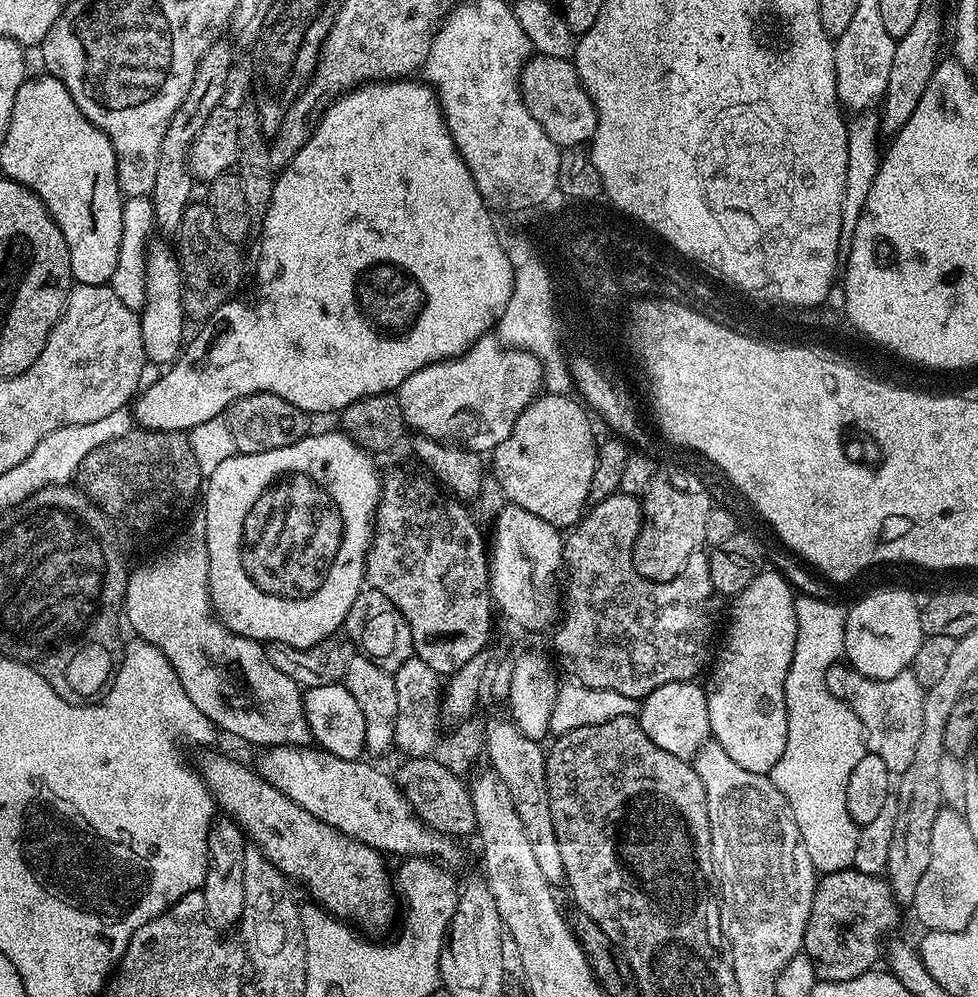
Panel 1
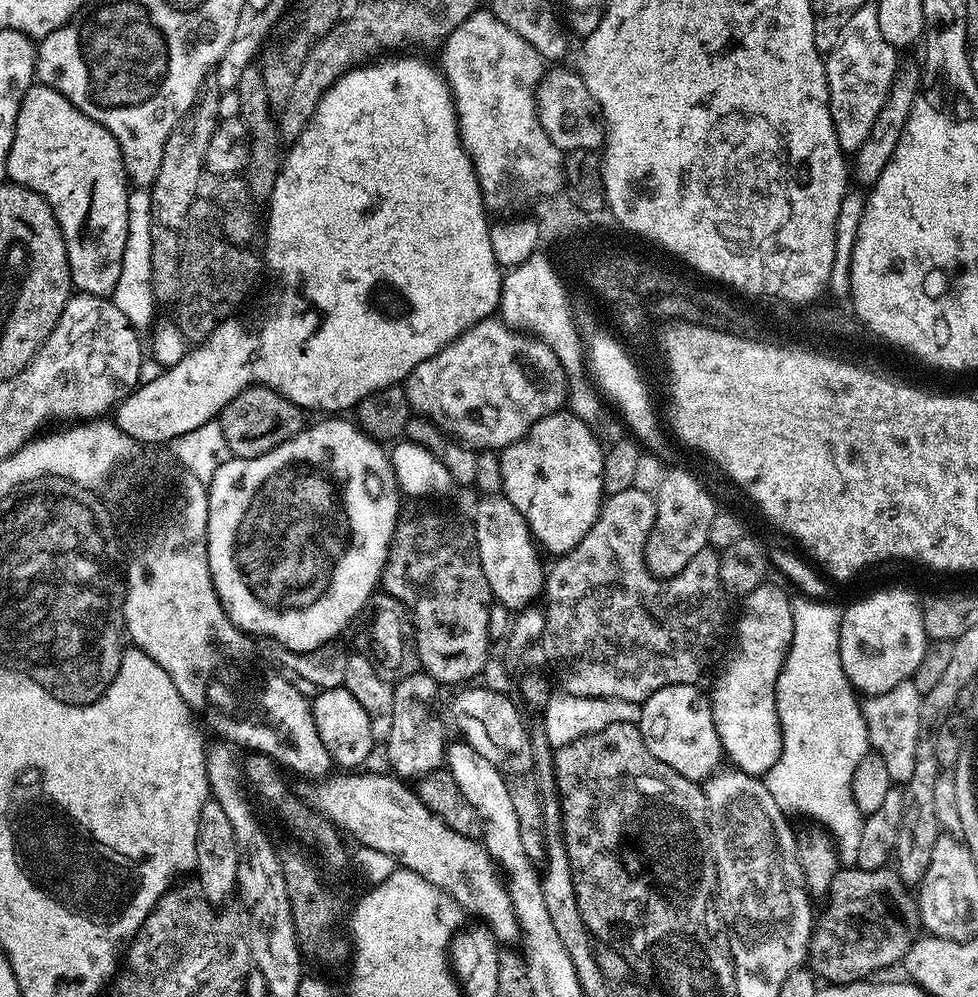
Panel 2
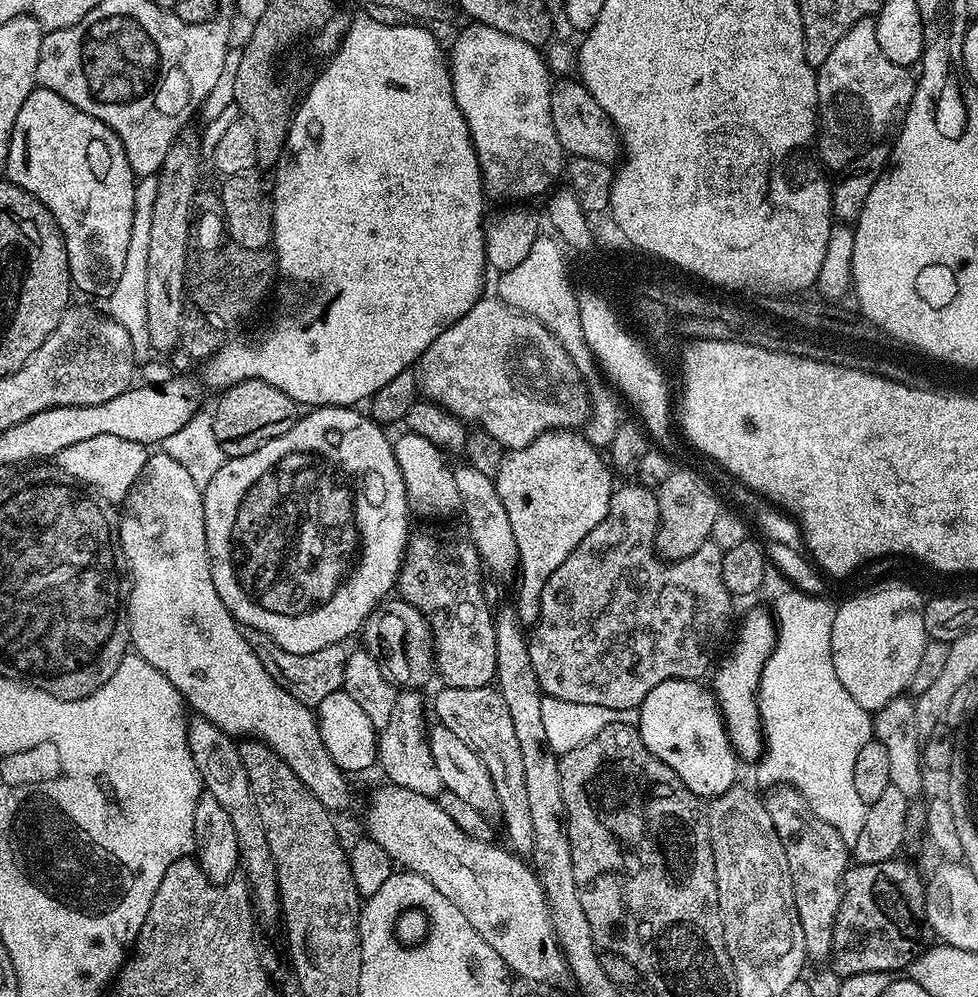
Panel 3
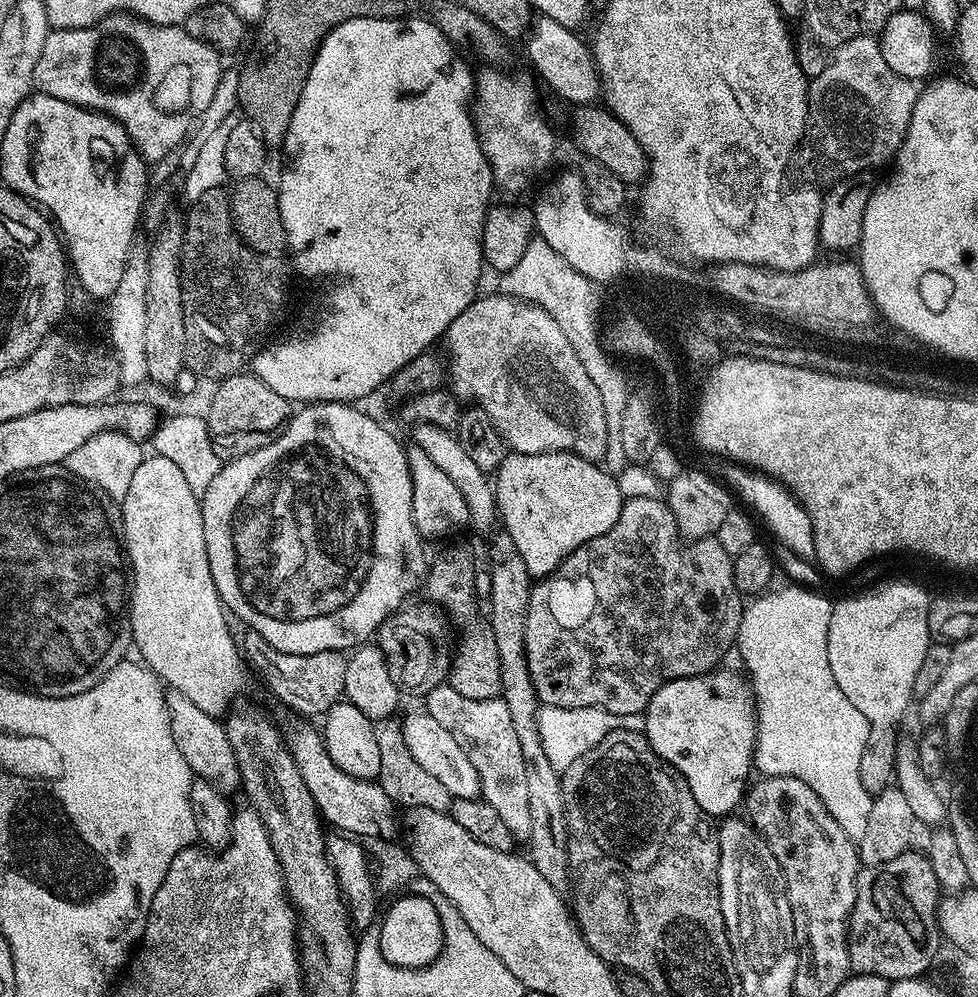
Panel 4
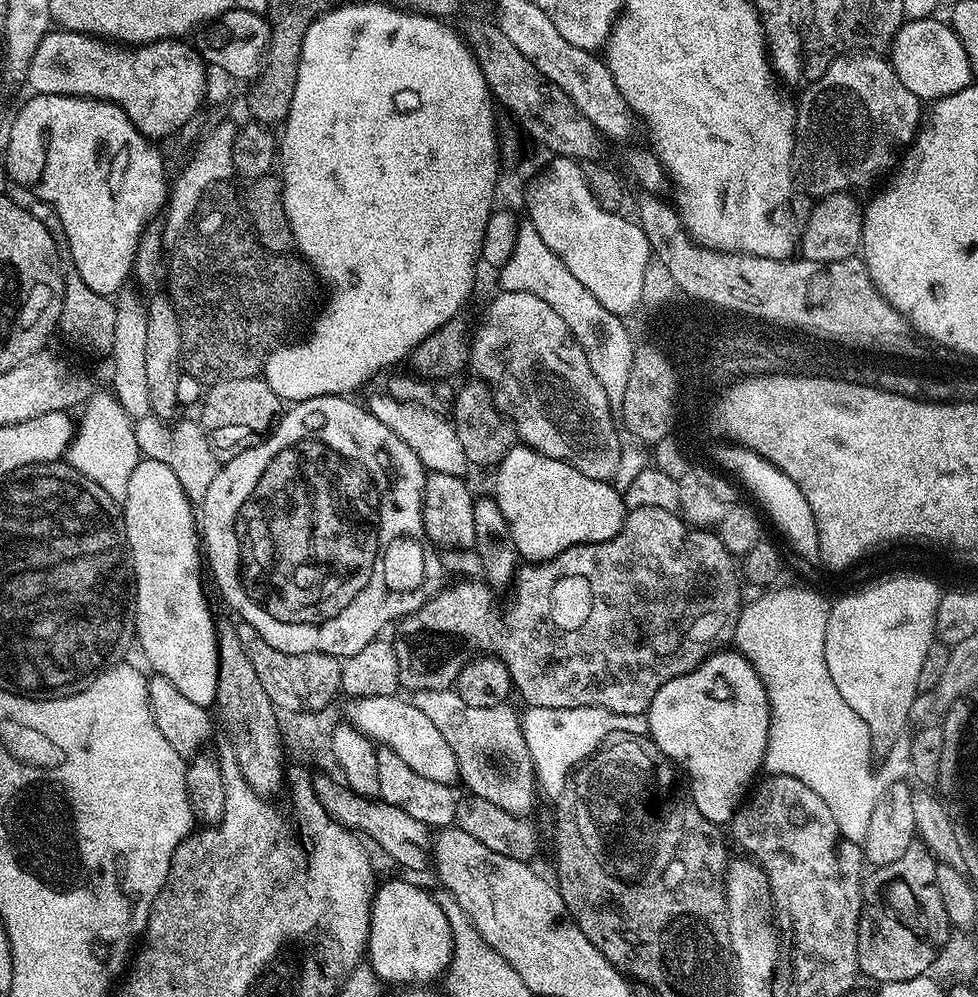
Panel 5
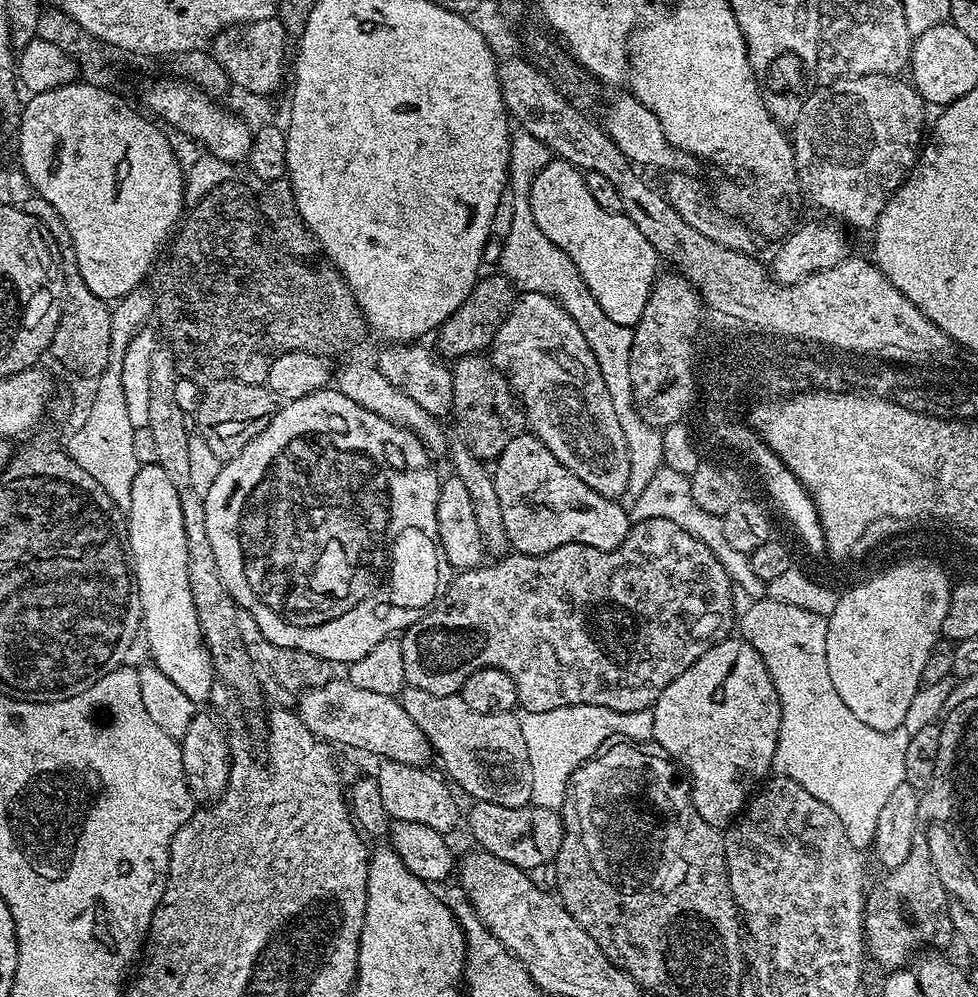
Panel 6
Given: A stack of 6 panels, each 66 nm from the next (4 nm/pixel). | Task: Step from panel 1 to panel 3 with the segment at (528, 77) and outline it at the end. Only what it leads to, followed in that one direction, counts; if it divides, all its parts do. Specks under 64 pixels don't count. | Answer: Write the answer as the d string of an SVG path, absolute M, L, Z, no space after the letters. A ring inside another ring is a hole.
M568 80L565 84L557 83L553 87L550 114L554 134L558 134L558 142L569 157L594 158L603 164L615 165L622 156L620 133L616 131L616 125L612 123L610 117L602 110L602 106L594 102L594 98L583 83L573 80Z

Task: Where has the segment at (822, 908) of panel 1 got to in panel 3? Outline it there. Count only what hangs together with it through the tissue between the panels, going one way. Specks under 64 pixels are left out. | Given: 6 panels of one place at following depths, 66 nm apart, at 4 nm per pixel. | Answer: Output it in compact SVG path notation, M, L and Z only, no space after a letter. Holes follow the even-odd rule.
M893 858L886 862L878 862L877 864L857 864L853 863L849 867L848 872L844 875L844 886L842 895L840 897L840 905L838 906L838 914L834 922L834 938L832 939L832 955L830 957L830 965L837 972L840 978L845 978L850 975L865 974L867 971L880 971L889 974L896 974L899 970L907 969L908 965L929 947L930 944L930 929L928 927L928 919L926 918L926 898L924 893L926 891L925 877L920 877L920 872L912 864L907 864L906 861L900 860L901 858Z

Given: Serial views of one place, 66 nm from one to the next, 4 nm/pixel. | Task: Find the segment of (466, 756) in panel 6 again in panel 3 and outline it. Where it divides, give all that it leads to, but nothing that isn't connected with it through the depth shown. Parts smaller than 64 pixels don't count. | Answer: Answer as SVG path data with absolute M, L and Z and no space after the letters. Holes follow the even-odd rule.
M447 686L441 689L436 696L435 719L454 730L454 734L458 734L458 738L462 738L462 742L466 742L466 746L470 746L470 750L474 750L478 758L482 758L498 794L499 815L504 815L504 830L508 834L507 847L521 857L531 857L534 825L526 799L526 774L522 771L522 750L518 750L518 738L514 734L514 718L510 718L506 702L502 702L499 691L492 686L474 690Z

